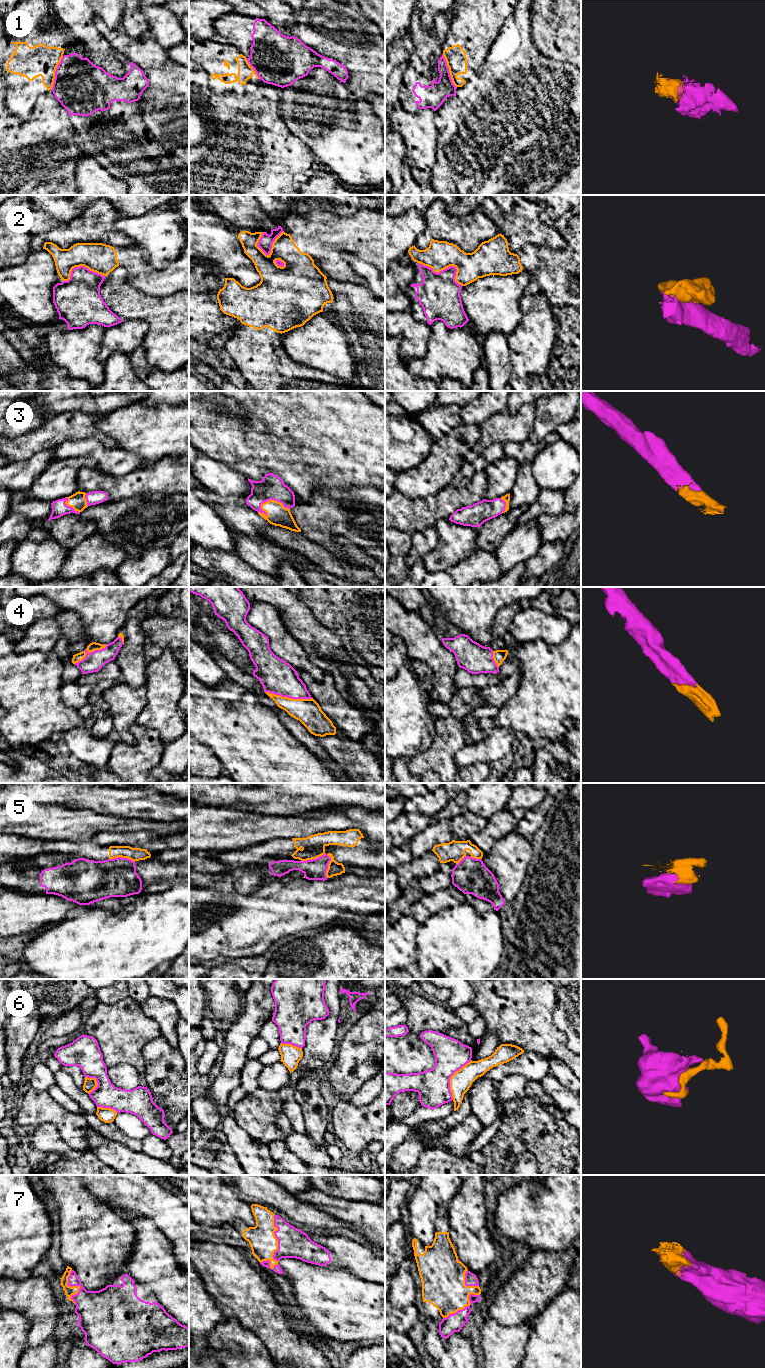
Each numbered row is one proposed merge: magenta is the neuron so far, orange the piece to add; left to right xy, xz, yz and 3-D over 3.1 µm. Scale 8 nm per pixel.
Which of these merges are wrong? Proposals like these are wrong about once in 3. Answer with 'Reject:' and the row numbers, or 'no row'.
Reject: 1, 2, 5, 6

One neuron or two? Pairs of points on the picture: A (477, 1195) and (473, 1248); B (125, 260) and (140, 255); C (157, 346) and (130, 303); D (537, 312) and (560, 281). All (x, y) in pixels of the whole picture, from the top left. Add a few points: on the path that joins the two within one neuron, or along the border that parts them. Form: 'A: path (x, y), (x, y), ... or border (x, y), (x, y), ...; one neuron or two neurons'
A: path (477, 1208), (479, 1235); one neuron
B: path (129, 258), (136, 257); one neuron
C: path (157, 334), (157, 325), (142, 310); one neuron
D: border (539, 291), (552, 307); two neurons

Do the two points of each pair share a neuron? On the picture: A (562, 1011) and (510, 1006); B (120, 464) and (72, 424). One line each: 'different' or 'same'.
A: different
B: different

